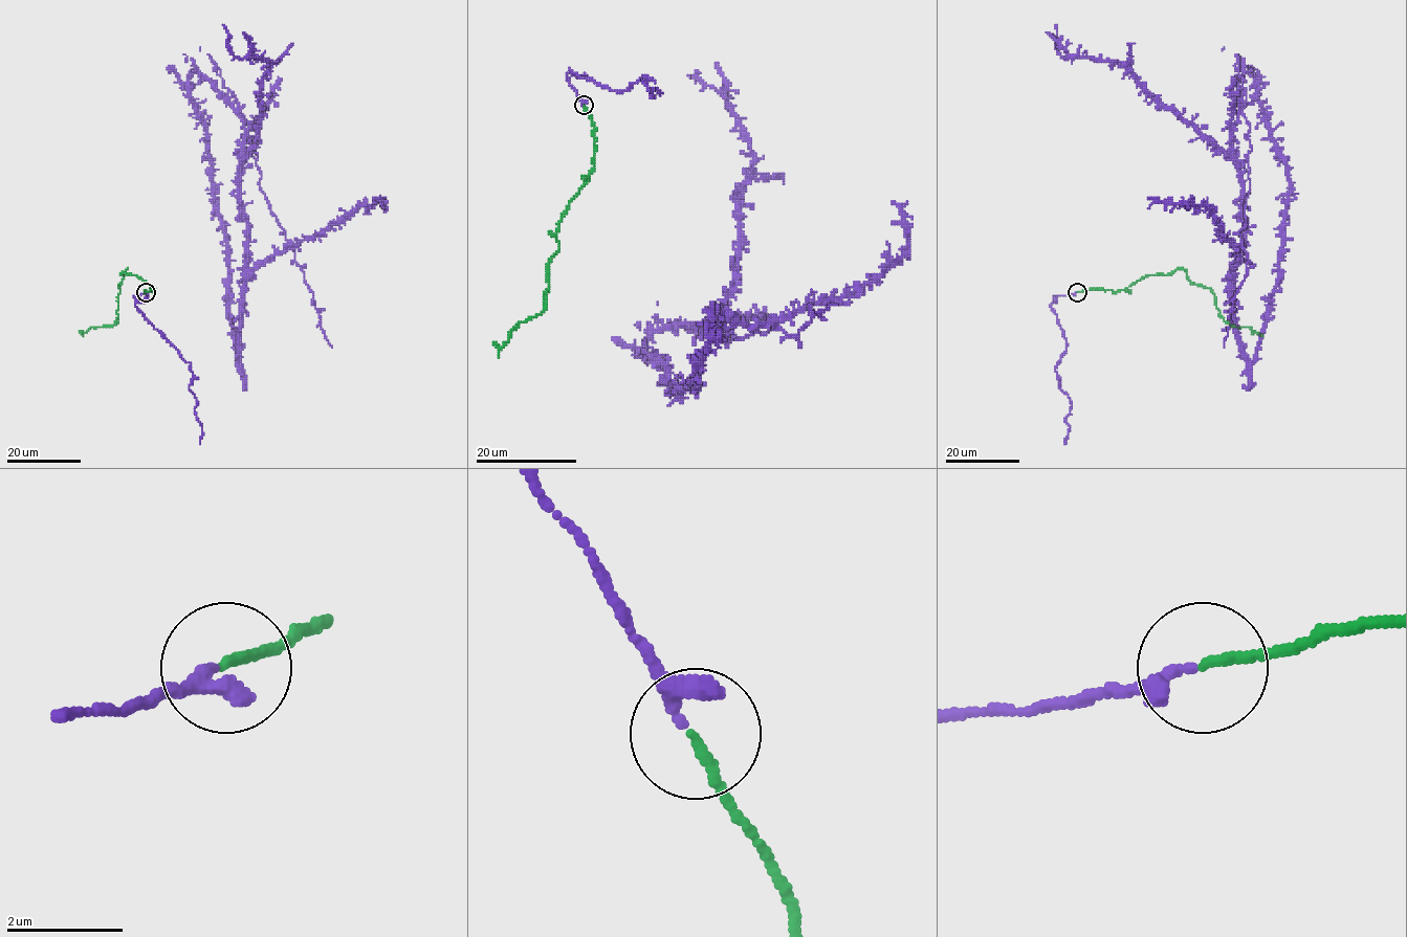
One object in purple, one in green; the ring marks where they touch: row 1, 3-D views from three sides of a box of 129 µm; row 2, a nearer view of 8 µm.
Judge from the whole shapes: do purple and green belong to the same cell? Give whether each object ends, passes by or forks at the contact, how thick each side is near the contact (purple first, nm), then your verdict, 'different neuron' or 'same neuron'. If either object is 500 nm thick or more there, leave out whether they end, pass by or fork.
purple passes by; green ends; calibres 170 and 160 nm; same neuron

